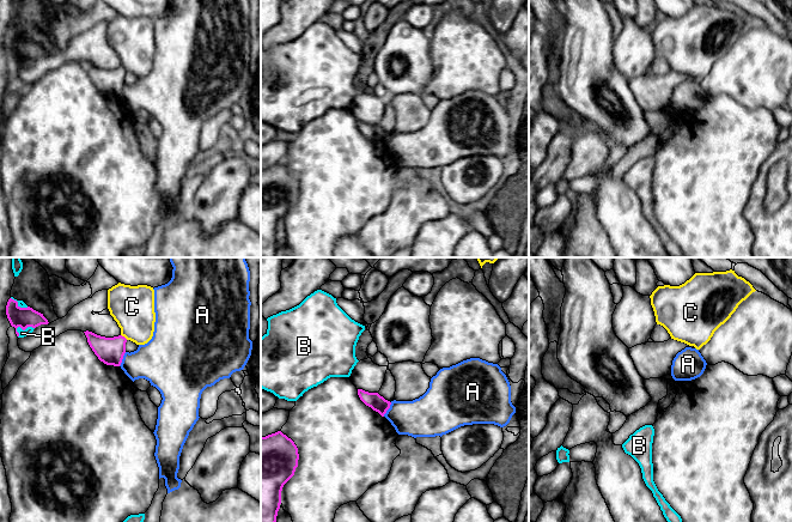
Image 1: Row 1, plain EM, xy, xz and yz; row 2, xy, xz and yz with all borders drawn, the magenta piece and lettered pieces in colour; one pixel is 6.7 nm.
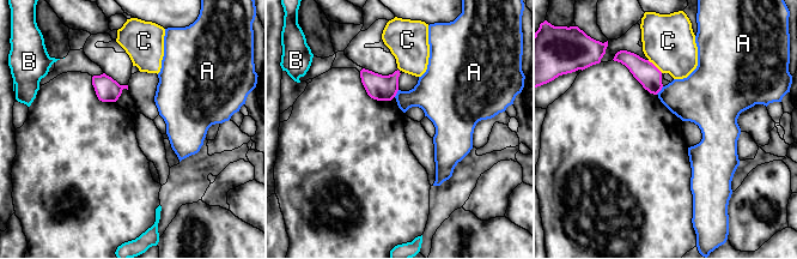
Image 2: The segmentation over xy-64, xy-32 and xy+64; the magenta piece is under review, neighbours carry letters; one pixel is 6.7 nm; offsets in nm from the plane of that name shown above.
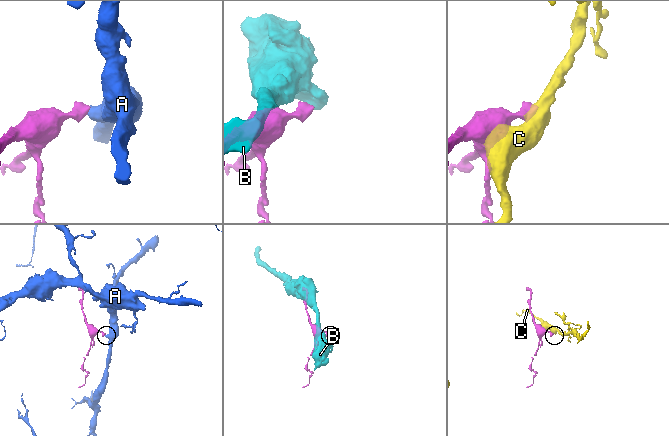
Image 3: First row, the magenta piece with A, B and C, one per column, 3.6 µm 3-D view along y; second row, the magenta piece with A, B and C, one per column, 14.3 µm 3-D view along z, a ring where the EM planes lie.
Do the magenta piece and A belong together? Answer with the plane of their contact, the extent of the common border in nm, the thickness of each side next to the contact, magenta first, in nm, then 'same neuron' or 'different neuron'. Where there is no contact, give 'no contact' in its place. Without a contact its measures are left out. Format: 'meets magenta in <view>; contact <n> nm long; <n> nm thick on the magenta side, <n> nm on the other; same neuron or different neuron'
meets magenta in xy; contact 110 nm long; 180 nm thick on the magenta side, 300 nm on the other; different neuron

